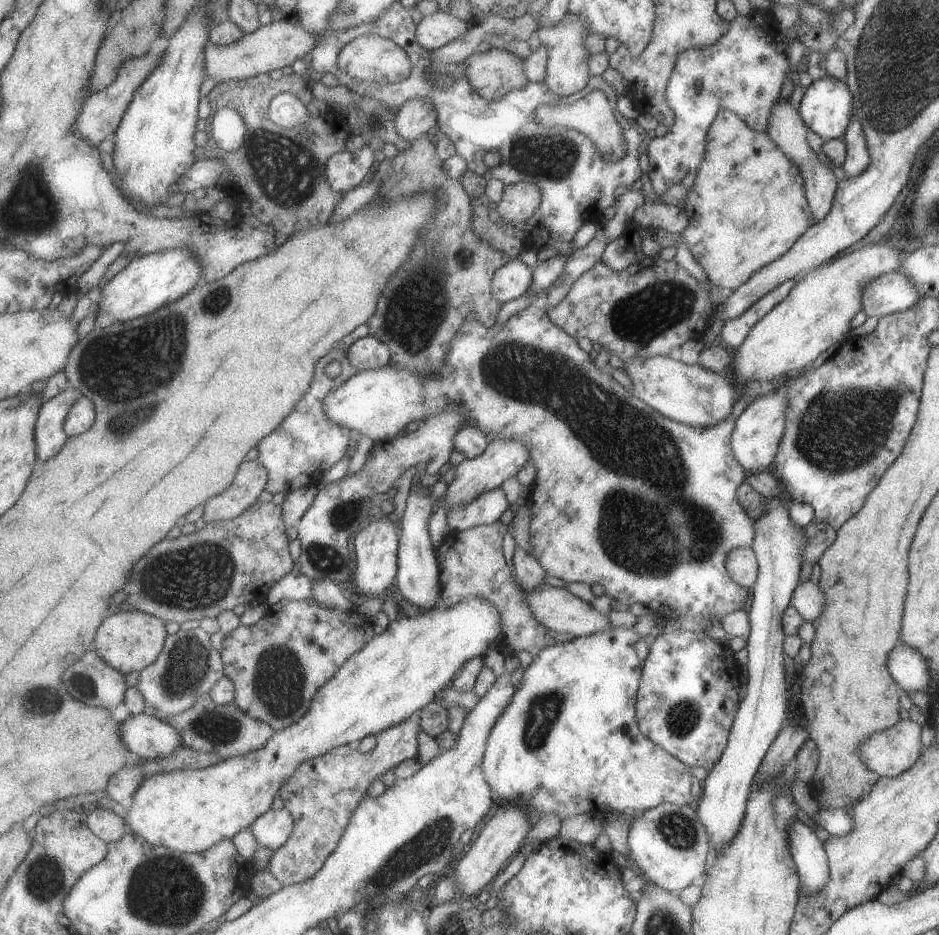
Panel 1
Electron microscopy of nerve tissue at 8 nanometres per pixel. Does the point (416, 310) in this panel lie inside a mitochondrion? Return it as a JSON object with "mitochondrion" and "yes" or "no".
{"mitochondrion":"yes"}

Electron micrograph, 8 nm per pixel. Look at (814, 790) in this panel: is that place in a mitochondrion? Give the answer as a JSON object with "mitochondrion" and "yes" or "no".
{"mitochondrion":"no"}

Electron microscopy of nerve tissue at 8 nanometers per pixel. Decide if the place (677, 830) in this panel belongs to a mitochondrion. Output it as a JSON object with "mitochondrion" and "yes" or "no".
{"mitochondrion":"yes"}

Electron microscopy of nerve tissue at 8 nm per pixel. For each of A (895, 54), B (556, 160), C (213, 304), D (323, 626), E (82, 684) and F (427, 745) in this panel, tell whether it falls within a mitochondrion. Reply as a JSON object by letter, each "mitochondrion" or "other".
{"A":"mitochondrion","B":"mitochondrion","C":"mitochondrion","D":"other","E":"mitochondrion","F":"other"}

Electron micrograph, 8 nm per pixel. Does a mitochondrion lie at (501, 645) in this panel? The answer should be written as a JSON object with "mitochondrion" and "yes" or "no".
{"mitochondrion":"no"}

